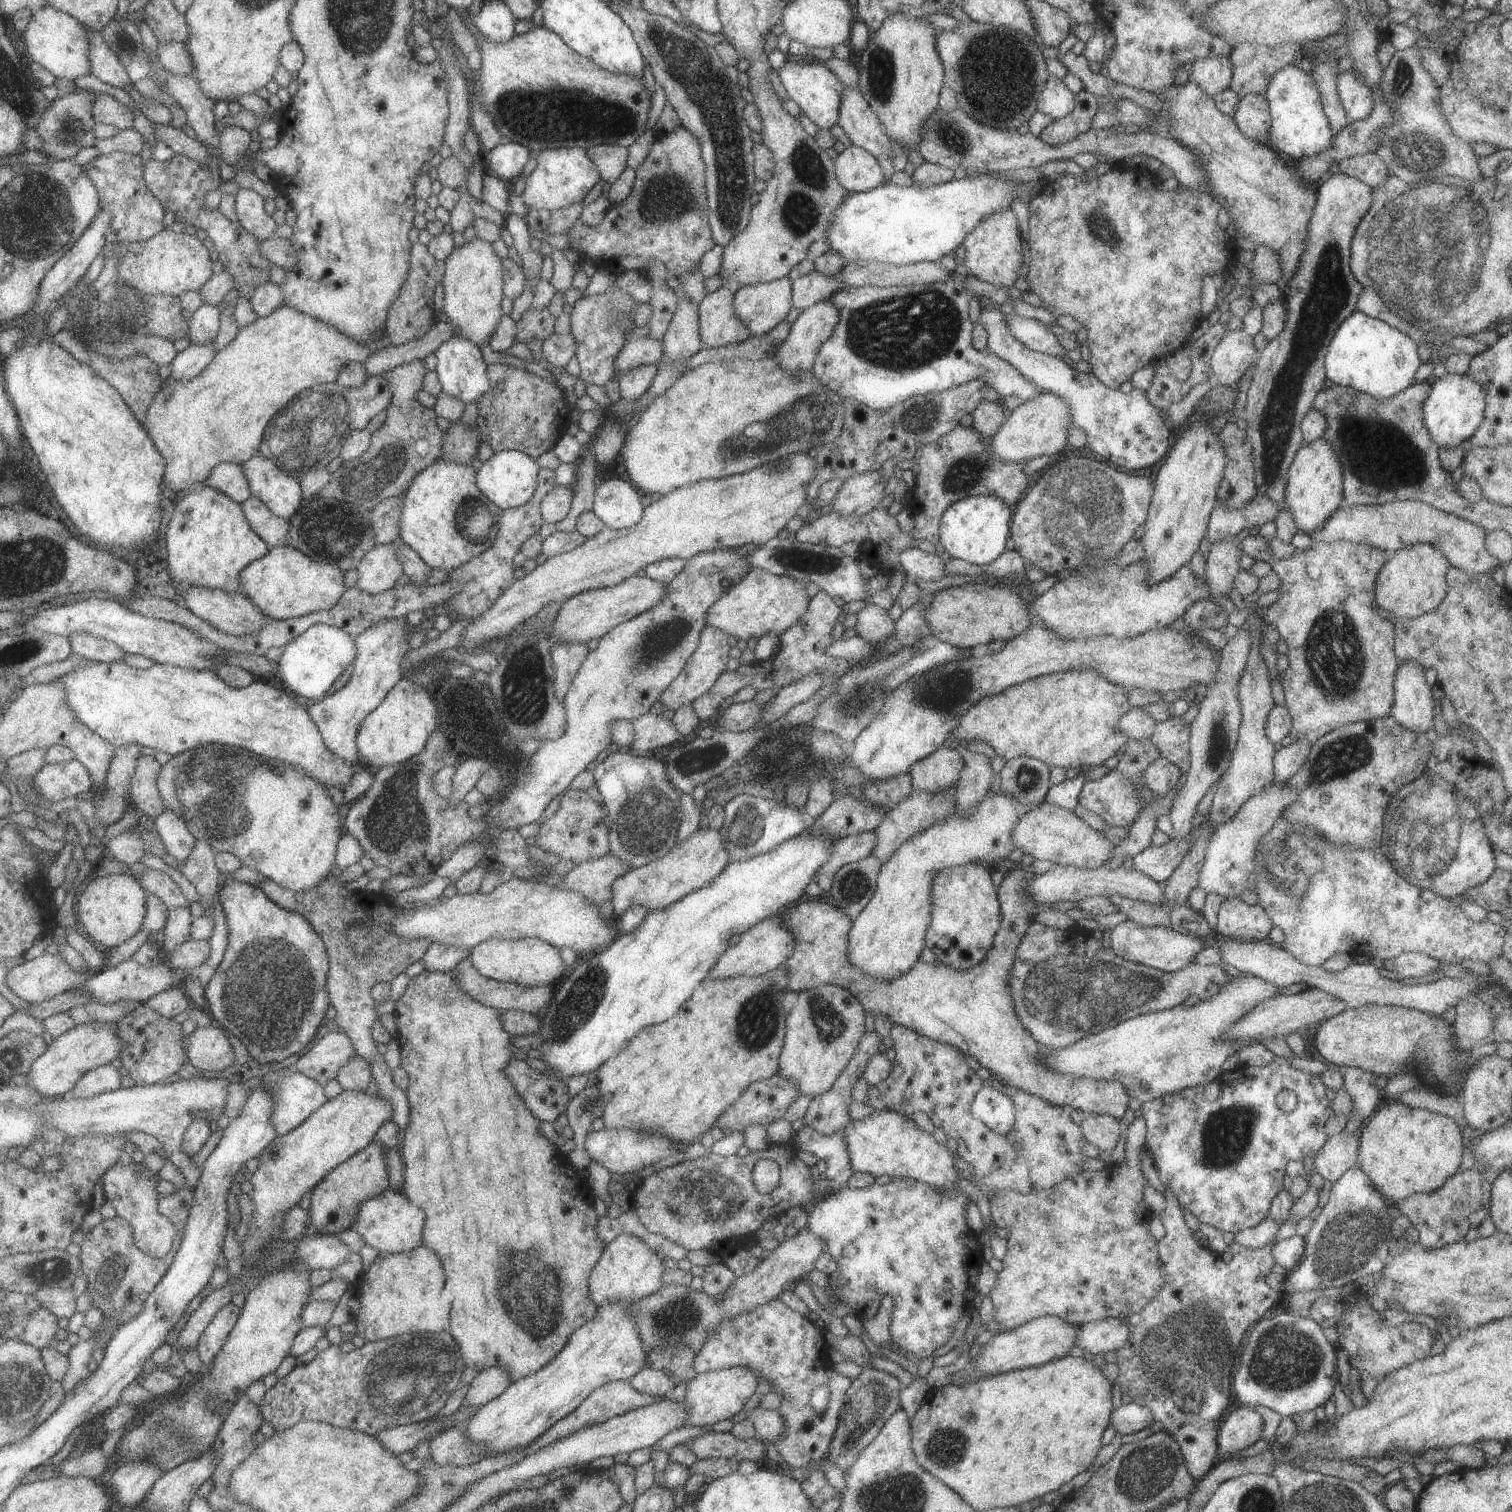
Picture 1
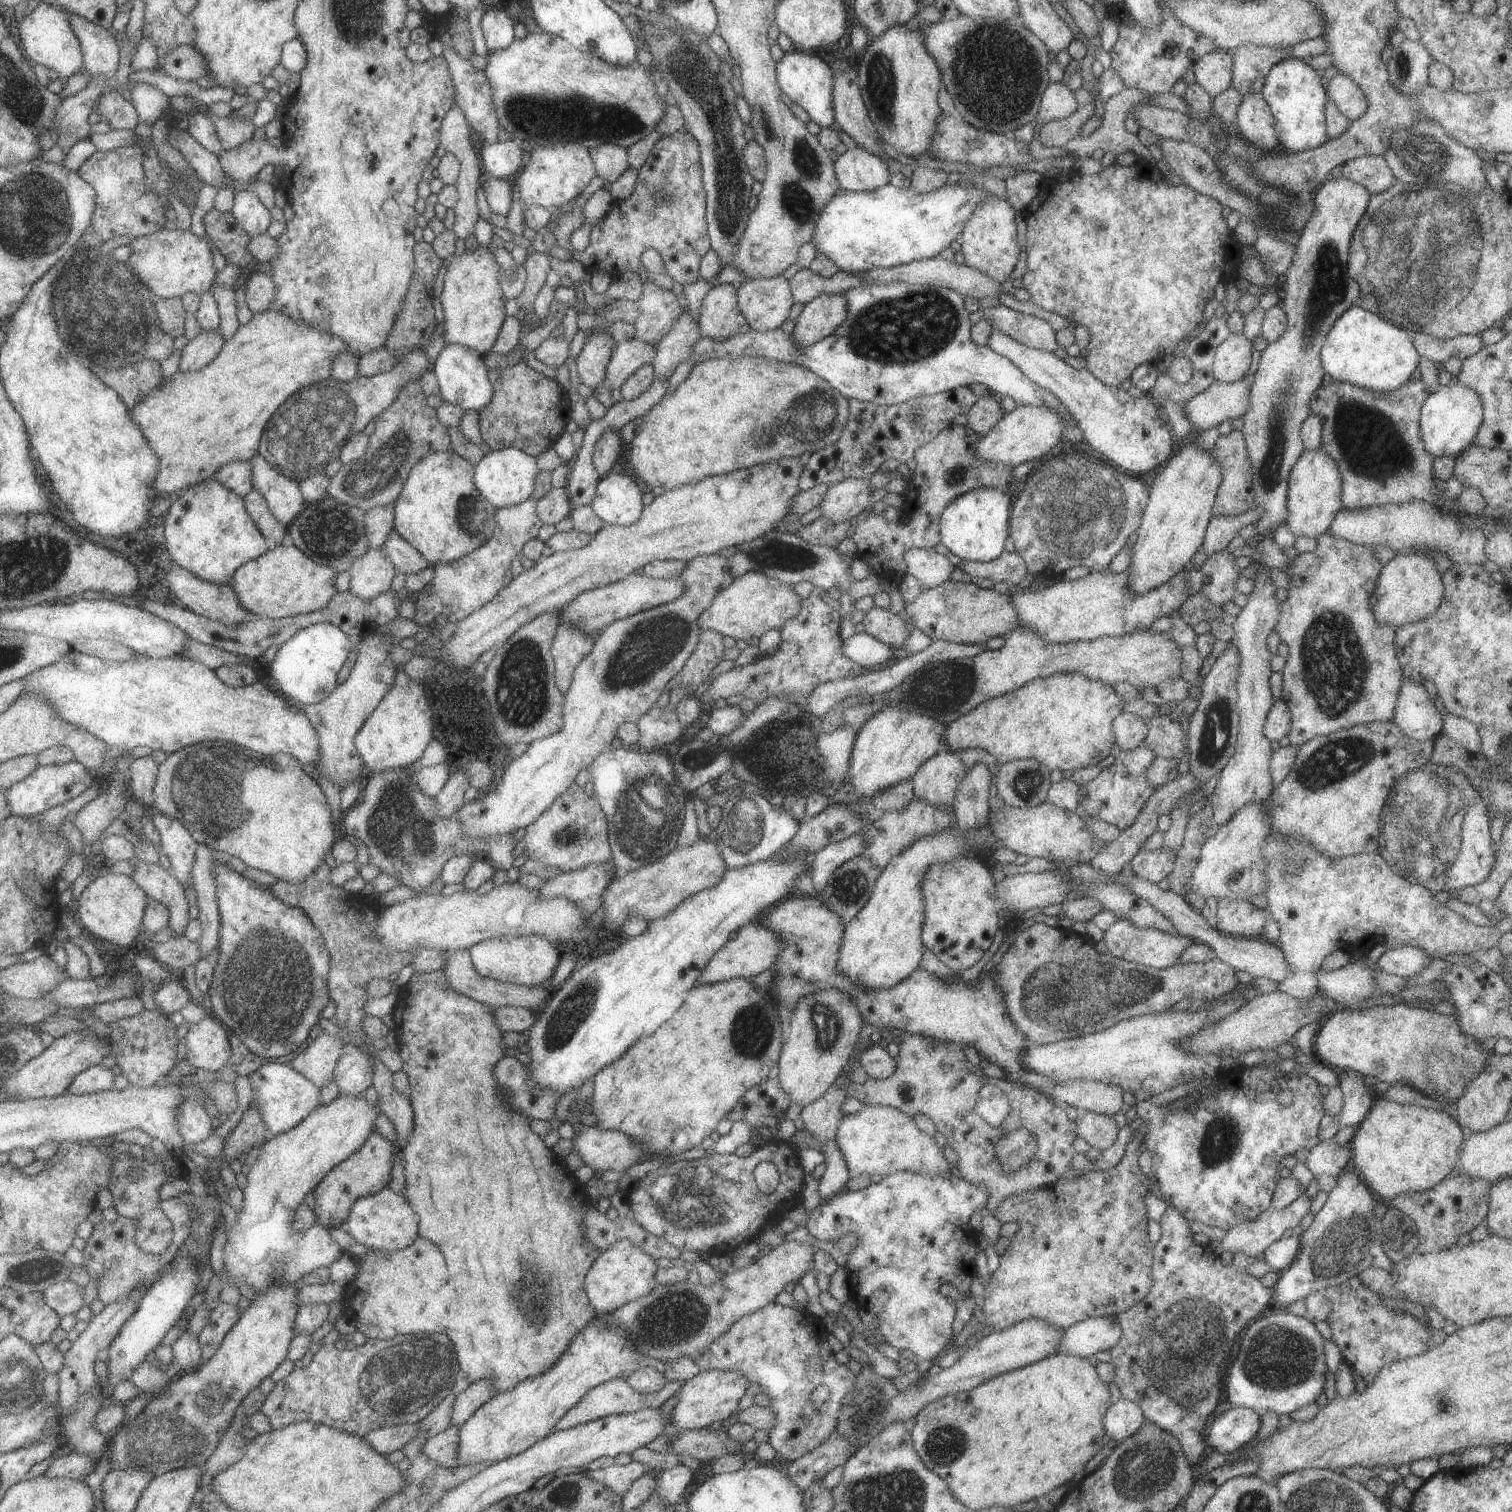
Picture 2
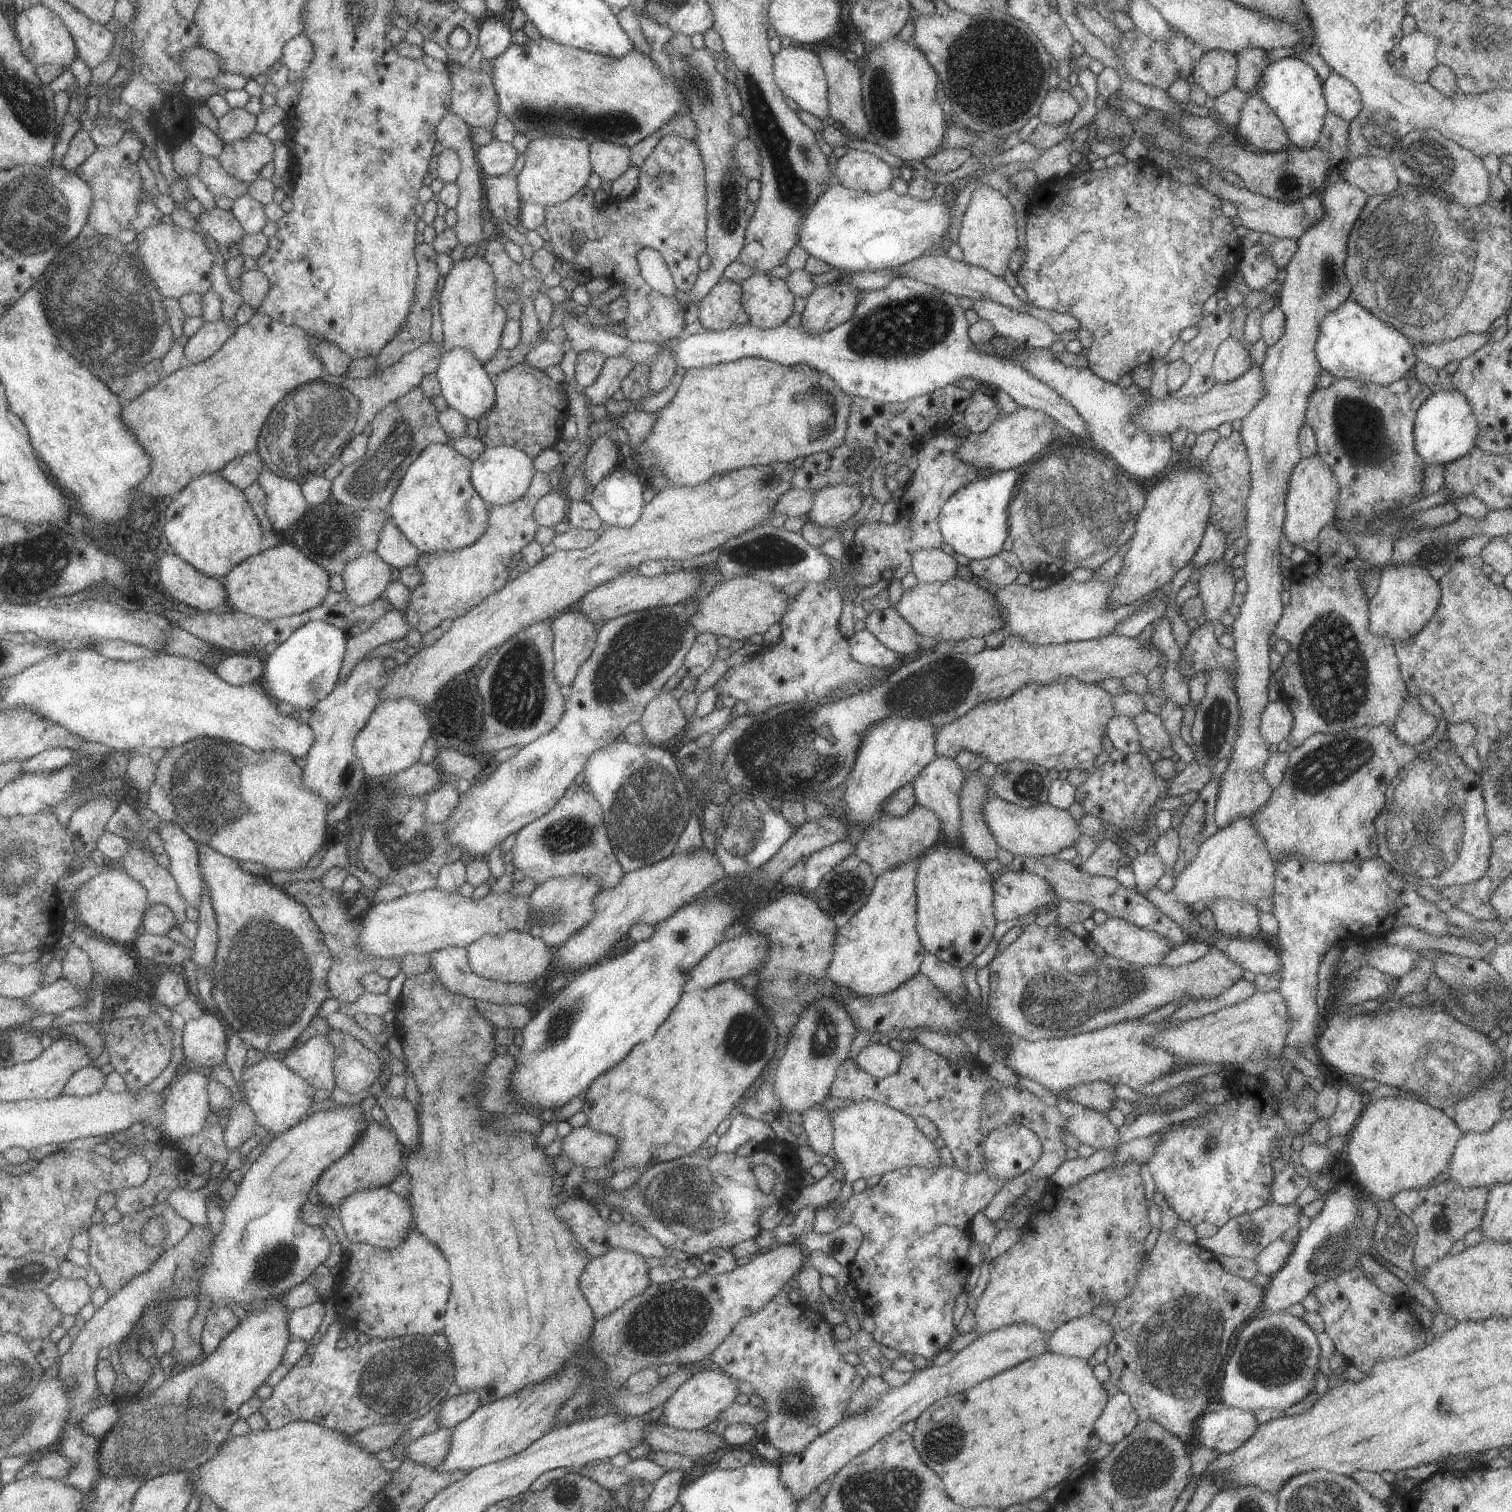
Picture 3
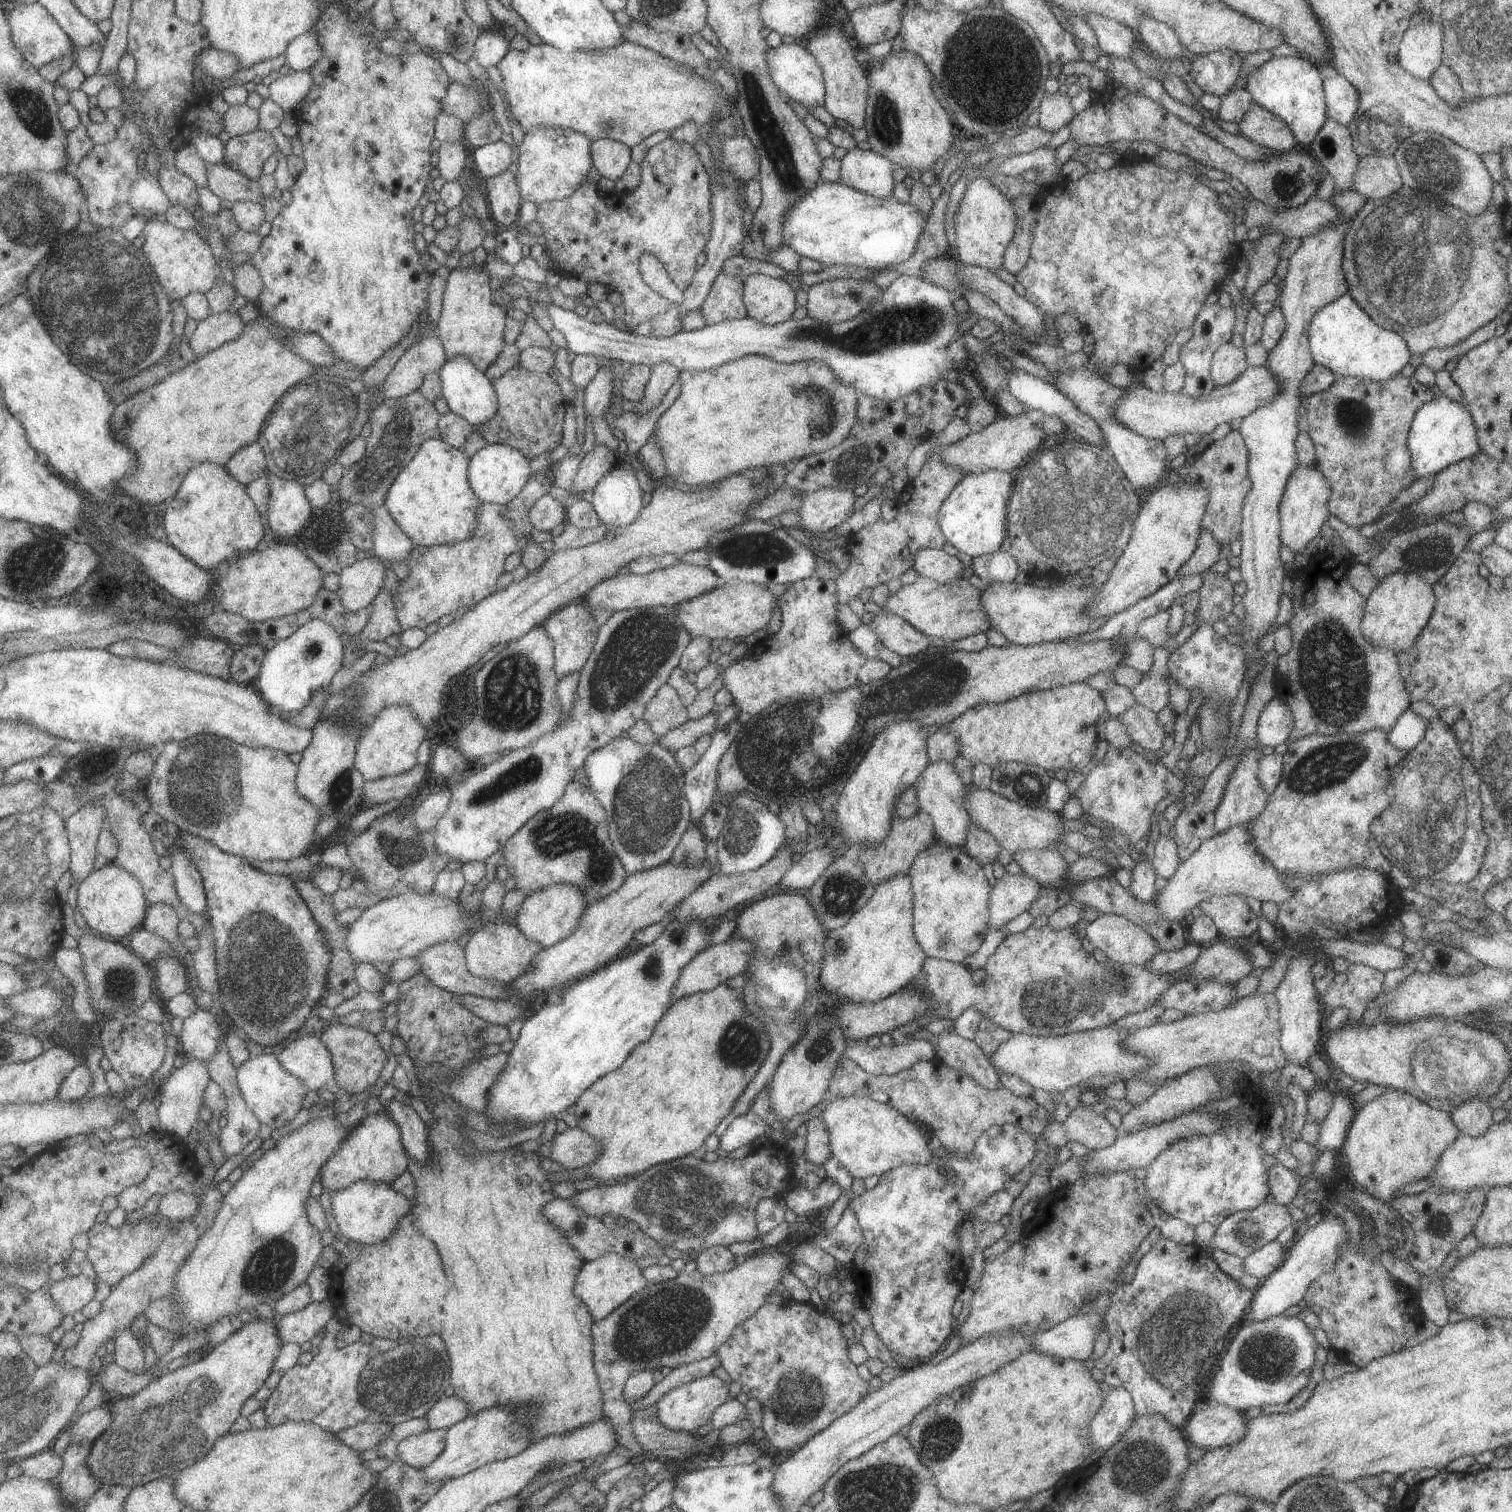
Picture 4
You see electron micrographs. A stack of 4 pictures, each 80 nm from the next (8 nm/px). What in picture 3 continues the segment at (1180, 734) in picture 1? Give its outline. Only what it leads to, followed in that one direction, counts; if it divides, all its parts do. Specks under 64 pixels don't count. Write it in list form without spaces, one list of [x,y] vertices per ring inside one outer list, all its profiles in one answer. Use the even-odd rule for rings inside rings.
[[[1144,711],[1132,718],[1134,724],[1138,727],[1140,742],[1144,750],[1154,749],[1159,753],[1172,744],[1172,738],[1160,715],[1152,714],[1150,711]]]

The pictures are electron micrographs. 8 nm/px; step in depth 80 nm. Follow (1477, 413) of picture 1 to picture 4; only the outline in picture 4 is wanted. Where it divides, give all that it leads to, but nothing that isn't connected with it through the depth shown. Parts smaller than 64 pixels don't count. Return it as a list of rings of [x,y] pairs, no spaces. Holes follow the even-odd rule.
[[[1446,395],[1435,396],[1416,411],[1407,440],[1415,480],[1426,475],[1435,476],[1447,466],[1476,454],[1481,450],[1477,438],[1477,428],[1469,409]]]

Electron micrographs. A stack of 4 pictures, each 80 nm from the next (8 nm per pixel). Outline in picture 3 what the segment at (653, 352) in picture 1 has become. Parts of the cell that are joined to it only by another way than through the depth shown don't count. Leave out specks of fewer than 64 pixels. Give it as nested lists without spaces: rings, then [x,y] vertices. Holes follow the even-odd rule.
[[[622,355],[608,357],[597,381],[585,387],[584,396],[594,406],[604,406],[605,402],[621,388],[623,378],[636,366]]]

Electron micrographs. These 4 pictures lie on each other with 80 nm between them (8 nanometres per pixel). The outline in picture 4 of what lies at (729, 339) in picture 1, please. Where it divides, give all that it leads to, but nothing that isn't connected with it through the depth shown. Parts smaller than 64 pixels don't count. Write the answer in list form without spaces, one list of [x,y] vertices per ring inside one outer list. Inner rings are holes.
[[[720,271],[710,294],[700,308],[706,325],[715,325],[722,321],[733,321],[749,316],[743,301],[743,280],[742,275],[728,276]]]

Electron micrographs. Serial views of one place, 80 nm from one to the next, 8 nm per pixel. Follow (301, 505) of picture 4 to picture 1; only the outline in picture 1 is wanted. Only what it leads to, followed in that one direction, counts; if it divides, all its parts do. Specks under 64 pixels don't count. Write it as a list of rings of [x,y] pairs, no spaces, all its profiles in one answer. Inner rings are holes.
[[[261,452],[243,466],[254,495],[261,498],[278,516],[288,519],[298,510],[302,492],[295,475],[288,474],[274,459]]]

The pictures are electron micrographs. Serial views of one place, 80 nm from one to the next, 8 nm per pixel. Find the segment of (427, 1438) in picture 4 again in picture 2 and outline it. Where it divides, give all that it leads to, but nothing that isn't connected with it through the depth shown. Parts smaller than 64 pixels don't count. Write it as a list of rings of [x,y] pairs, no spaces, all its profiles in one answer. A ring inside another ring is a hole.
[[[451,1424],[446,1430],[430,1437],[423,1446],[425,1456],[437,1462],[437,1465],[457,1467],[460,1429],[460,1426]]]

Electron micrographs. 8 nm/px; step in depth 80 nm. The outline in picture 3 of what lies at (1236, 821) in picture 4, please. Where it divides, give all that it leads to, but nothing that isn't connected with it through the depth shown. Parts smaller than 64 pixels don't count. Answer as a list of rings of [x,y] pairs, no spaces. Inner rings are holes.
[[[1341,178],[1332,186],[1326,186],[1319,192],[1318,196],[1320,196],[1324,207],[1323,217],[1311,227],[1308,227],[1306,232],[1296,240],[1298,250],[1285,268],[1287,277],[1282,284],[1279,301],[1286,317],[1286,330],[1284,330],[1282,338],[1276,344],[1267,348],[1265,359],[1259,366],[1265,388],[1264,396],[1242,419],[1241,435],[1251,460],[1251,491],[1246,499],[1247,523],[1245,526],[1246,532],[1244,533],[1249,539],[1249,544],[1245,549],[1246,552],[1244,550],[1246,560],[1243,566],[1247,591],[1245,592],[1245,601],[1241,606],[1240,614],[1235,617],[1235,621],[1229,630],[1235,638],[1233,651],[1237,658],[1235,691],[1239,704],[1239,727],[1233,753],[1219,782],[1220,788],[1215,806],[1215,821],[1219,828],[1229,825],[1240,815],[1250,816],[1256,812],[1268,802],[1274,789],[1263,773],[1271,753],[1268,751],[1269,744],[1264,740],[1260,727],[1262,713],[1270,702],[1268,699],[1268,688],[1270,688],[1268,682],[1270,682],[1270,675],[1273,673],[1270,670],[1269,654],[1271,646],[1268,645],[1268,640],[1282,618],[1284,606],[1280,599],[1284,576],[1281,573],[1279,540],[1283,533],[1283,524],[1287,515],[1285,504],[1289,480],[1295,464],[1303,459],[1299,445],[1299,430],[1305,424],[1305,412],[1307,411],[1309,396],[1317,388],[1317,380],[1321,371],[1321,364],[1315,351],[1317,338],[1320,334],[1321,320],[1328,313],[1338,310],[1348,299],[1354,300],[1353,286],[1345,273],[1347,244],[1350,231],[1356,219],[1362,214],[1369,196],[1364,190],[1350,184],[1344,178]]]

